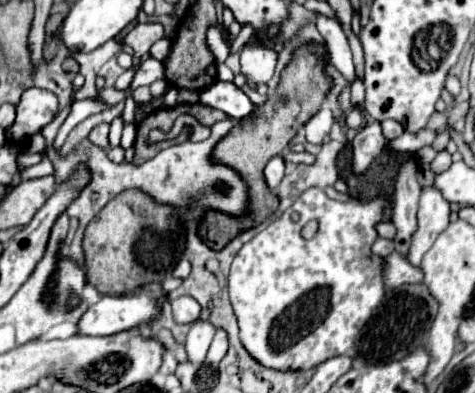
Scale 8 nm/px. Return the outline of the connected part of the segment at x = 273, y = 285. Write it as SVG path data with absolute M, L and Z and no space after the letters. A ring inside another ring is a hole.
M307 188L291 208L237 252L229 274L229 300L237 316L239 338L251 358L269 370L299 372L353 348L359 330L373 316L385 294L383 260L373 256L371 246L379 236L375 226L383 220L387 204L385 194L369 200L339 202L331 200L321 188ZM309 220L319 220L319 230L311 240L305 240L301 230Z

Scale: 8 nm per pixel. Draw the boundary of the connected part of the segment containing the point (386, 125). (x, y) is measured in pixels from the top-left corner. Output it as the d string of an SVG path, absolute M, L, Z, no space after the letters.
M385 120L381 126L383 126L385 138L397 138L403 134L403 126L399 126L399 122L395 122L395 120Z

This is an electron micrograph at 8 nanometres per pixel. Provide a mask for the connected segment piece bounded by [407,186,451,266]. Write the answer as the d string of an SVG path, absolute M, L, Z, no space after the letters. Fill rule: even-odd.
M425 186L421 190L421 202L419 202L419 230L413 236L407 260L413 266L421 264L423 254L431 248L435 238L449 226L449 214L451 204L443 198L443 194L435 186Z

